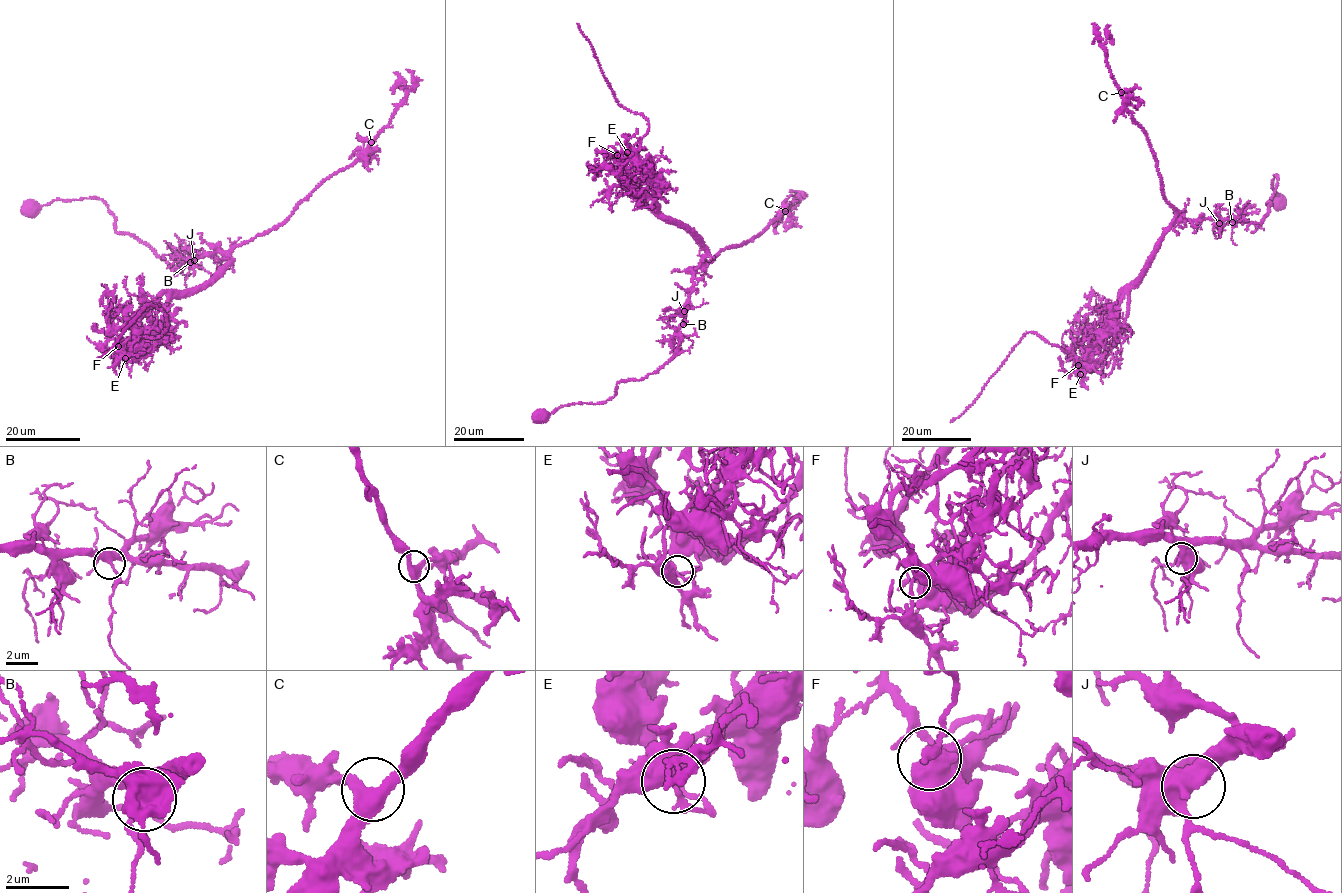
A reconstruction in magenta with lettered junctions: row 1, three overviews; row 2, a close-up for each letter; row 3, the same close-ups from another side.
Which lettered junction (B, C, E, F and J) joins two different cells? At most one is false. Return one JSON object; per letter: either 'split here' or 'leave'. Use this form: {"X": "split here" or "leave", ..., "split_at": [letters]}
{"B": "leave", "C": "leave", "E": "split here", "F": "leave", "J": "leave", "split_at": ["E"]}

